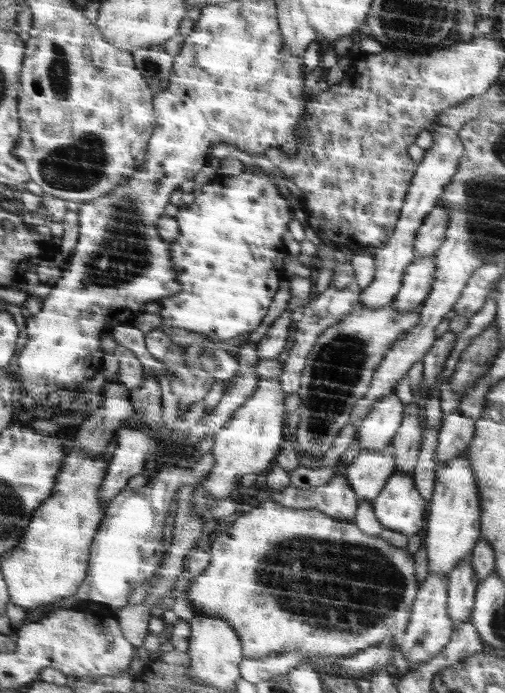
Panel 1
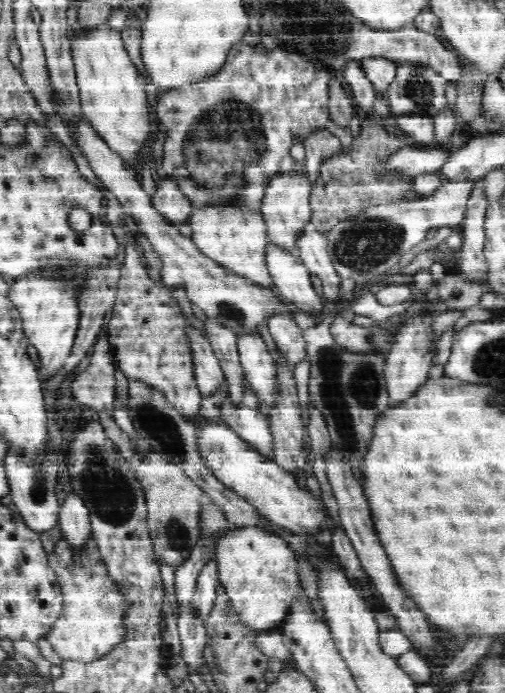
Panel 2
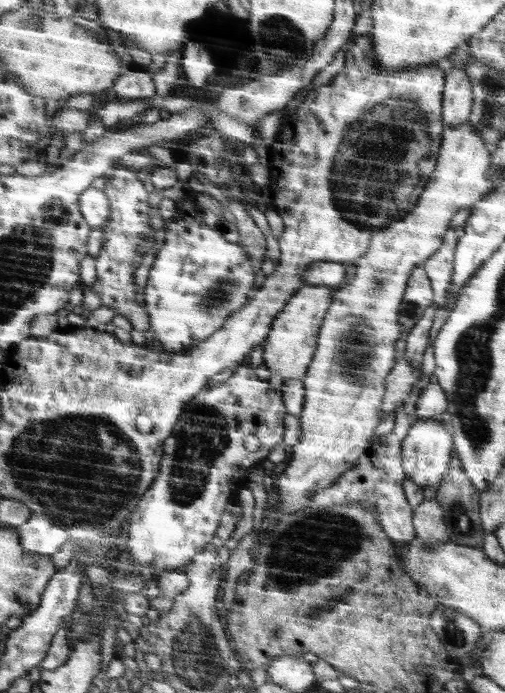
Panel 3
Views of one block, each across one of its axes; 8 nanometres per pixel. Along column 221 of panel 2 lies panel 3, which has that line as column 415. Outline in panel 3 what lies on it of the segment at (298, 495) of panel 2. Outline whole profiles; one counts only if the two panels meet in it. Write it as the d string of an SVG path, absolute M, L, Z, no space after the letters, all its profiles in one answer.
M445 418L415 420L402 444L402 467L406 478L422 486L440 485L449 471L455 449L456 440Z

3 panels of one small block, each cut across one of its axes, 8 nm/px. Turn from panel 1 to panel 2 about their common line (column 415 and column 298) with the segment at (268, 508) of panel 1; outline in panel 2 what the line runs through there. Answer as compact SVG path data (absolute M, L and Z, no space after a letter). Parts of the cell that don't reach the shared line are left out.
M264 528L228 530L217 542L215 560L219 582L246 626L254 631L279 630L304 594L297 574L297 557L288 543Z

